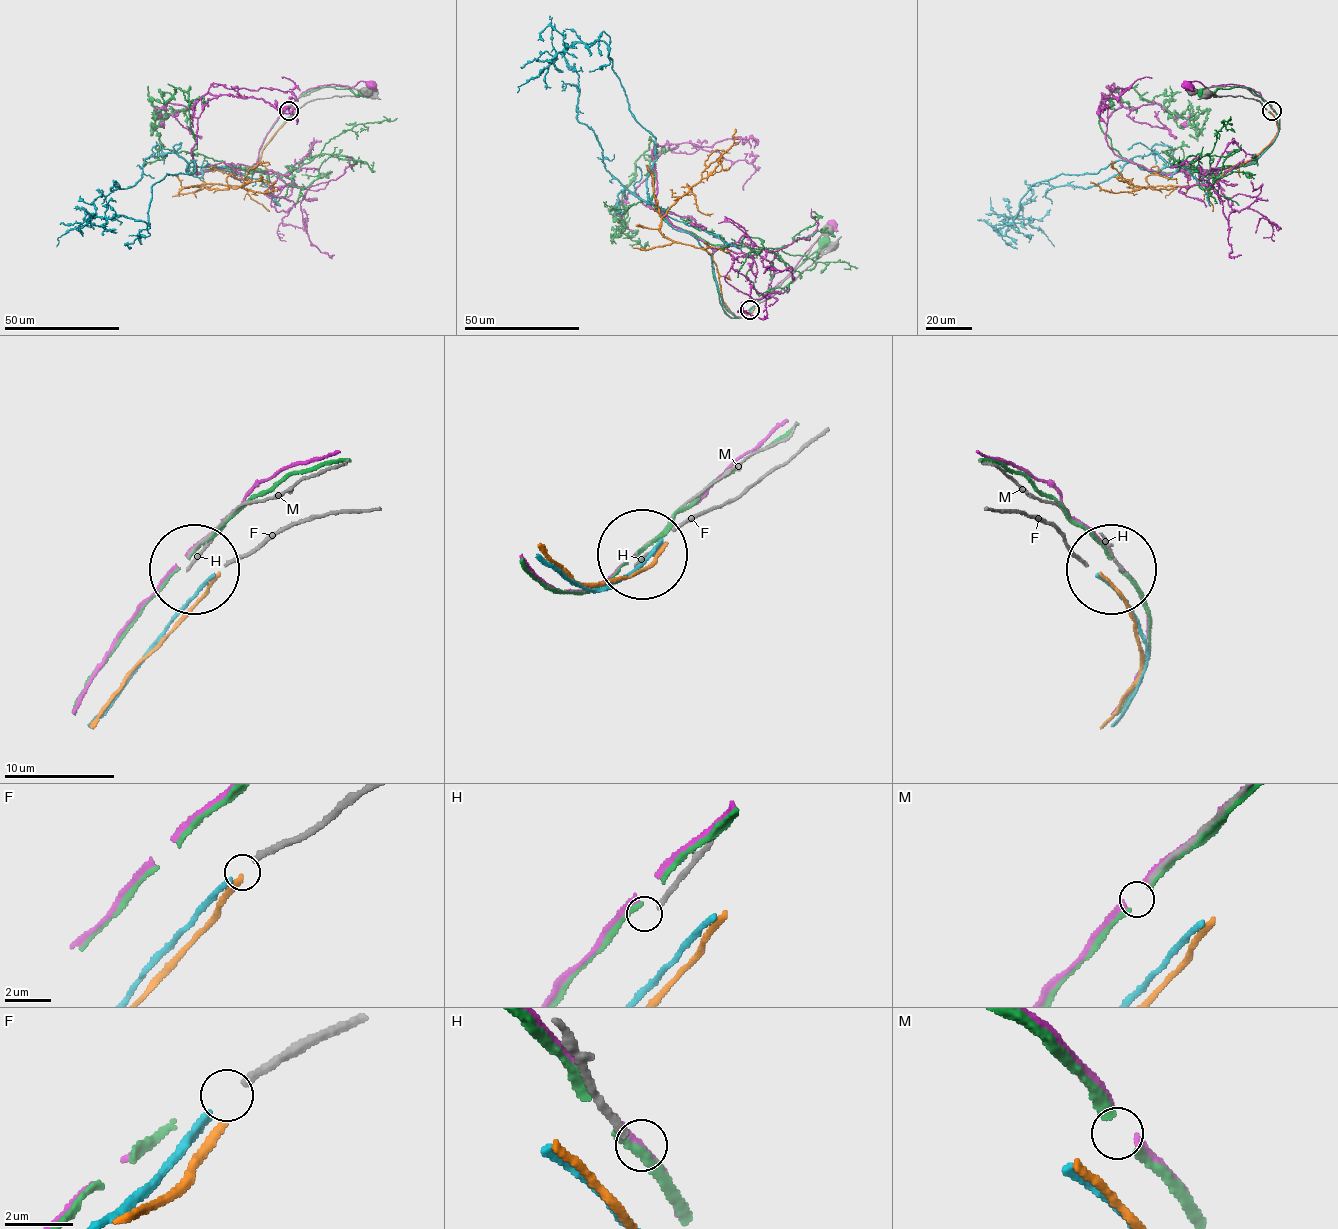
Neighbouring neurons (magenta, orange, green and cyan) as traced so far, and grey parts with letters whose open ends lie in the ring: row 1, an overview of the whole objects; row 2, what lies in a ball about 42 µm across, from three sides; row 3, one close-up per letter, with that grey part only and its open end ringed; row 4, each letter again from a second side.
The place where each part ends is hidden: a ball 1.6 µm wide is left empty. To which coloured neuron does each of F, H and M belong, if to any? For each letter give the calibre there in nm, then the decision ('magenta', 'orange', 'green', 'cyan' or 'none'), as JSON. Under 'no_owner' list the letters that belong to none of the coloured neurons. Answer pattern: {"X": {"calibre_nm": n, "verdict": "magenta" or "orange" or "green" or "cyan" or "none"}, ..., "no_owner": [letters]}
{"F": {"calibre_nm": 280, "verdict": "cyan"}, "H": {"calibre_nm": 240, "verdict": "none"}, "M": {"calibre_nm": 190, "verdict": "none"}, "no_owner": ["H", "M"]}

